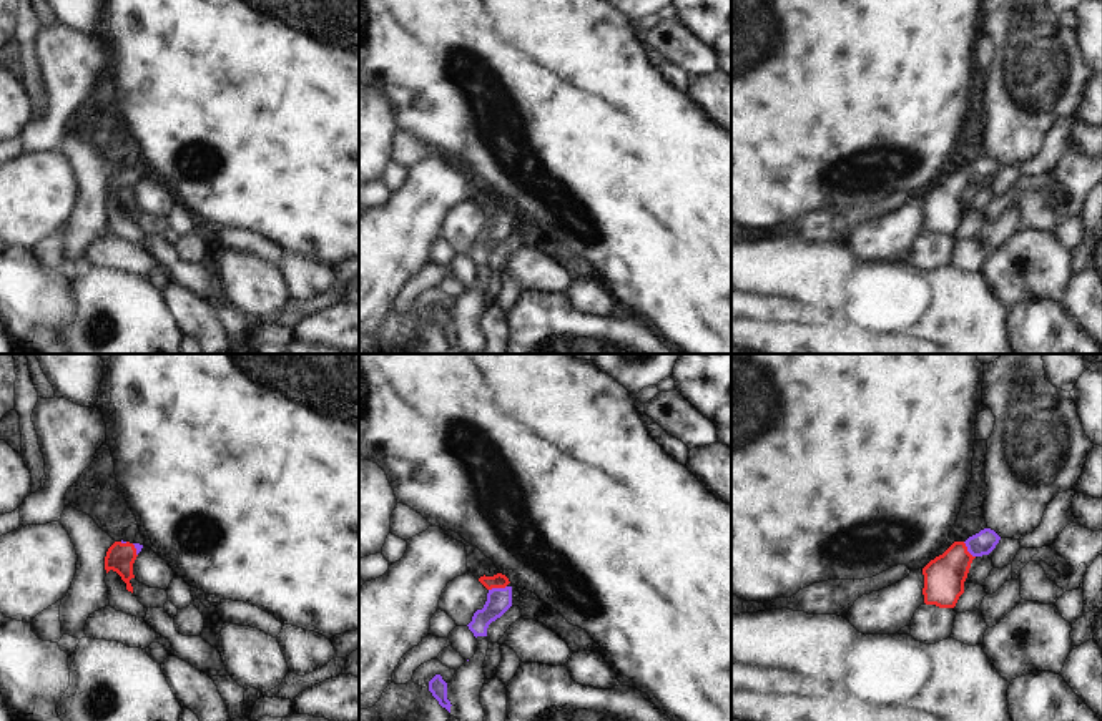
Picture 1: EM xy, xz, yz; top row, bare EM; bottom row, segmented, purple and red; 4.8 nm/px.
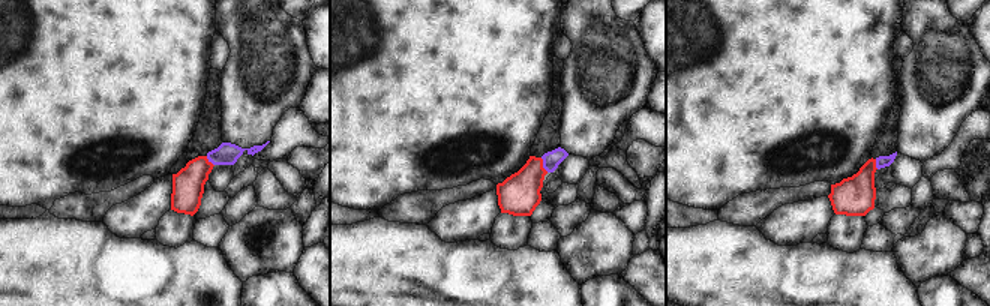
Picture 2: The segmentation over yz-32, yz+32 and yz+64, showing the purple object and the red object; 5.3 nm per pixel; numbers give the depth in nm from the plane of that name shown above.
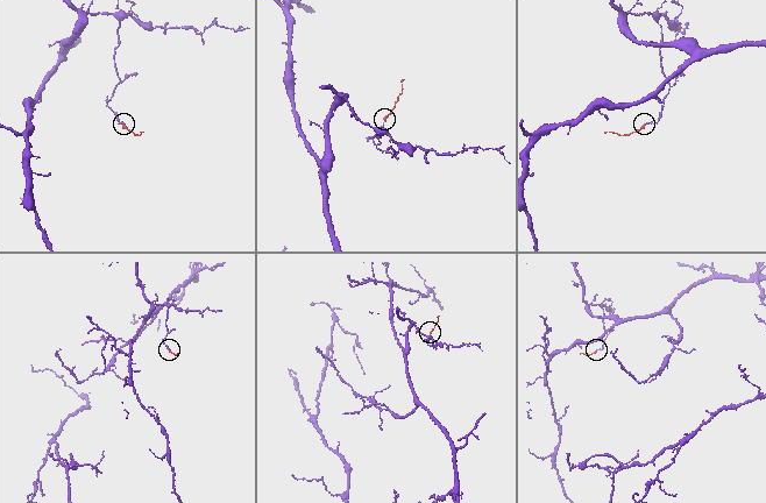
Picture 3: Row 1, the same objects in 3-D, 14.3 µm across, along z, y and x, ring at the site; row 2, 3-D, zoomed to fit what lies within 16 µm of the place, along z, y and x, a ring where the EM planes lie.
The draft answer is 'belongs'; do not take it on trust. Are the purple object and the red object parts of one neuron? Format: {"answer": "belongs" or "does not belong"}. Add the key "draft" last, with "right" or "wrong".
{"answer": "belongs", "draft": "right"}

